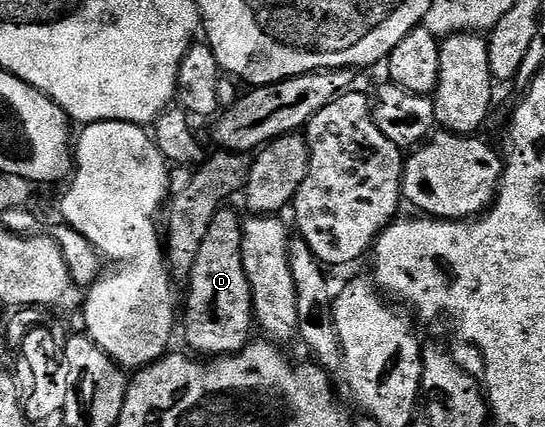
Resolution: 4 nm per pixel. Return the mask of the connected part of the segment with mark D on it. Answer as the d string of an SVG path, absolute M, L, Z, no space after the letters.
M231 208L216 212L208 233L196 252L196 264L188 275L190 287L184 290L184 322L186 342L195 355L213 360L228 354L238 354L251 341L250 329L255 329L254 301L244 272L242 259L243 219Z

